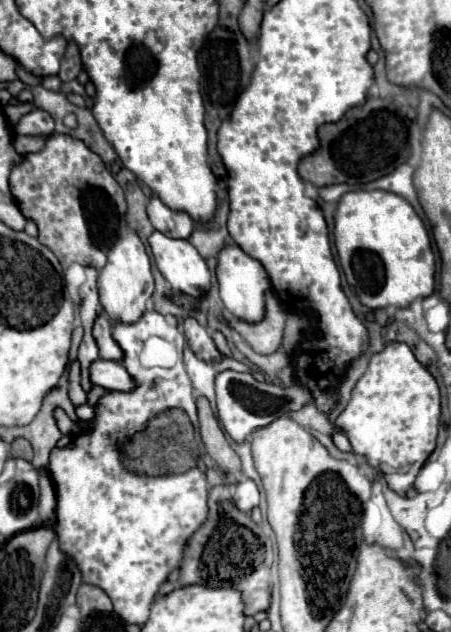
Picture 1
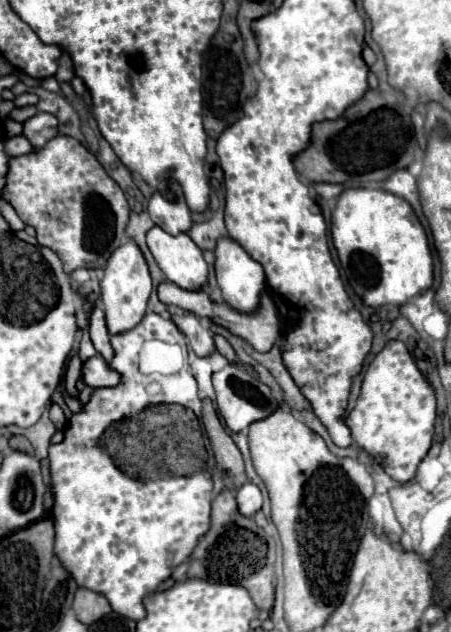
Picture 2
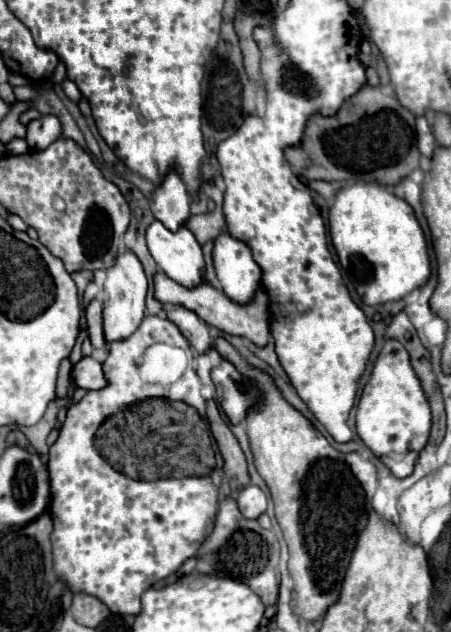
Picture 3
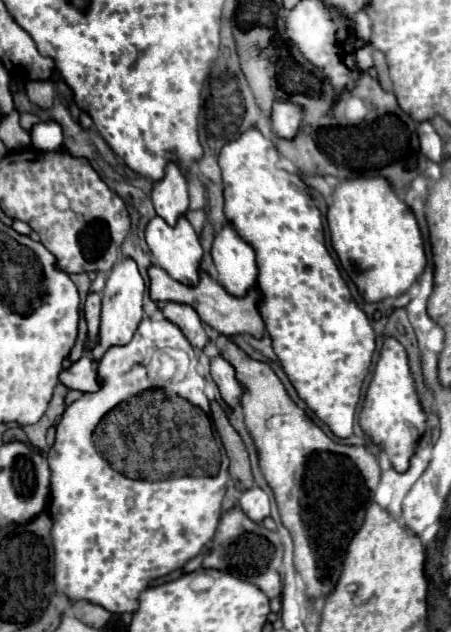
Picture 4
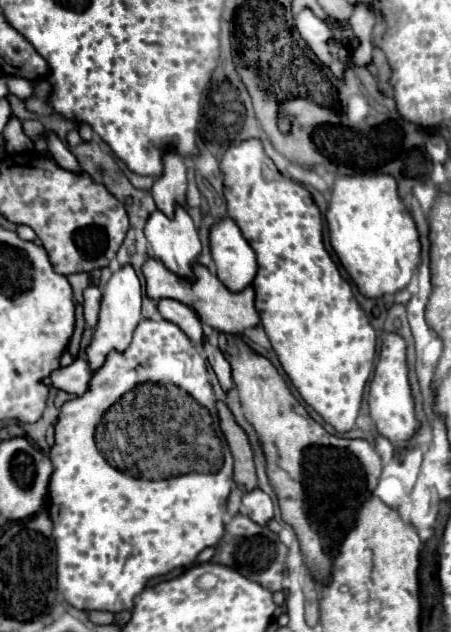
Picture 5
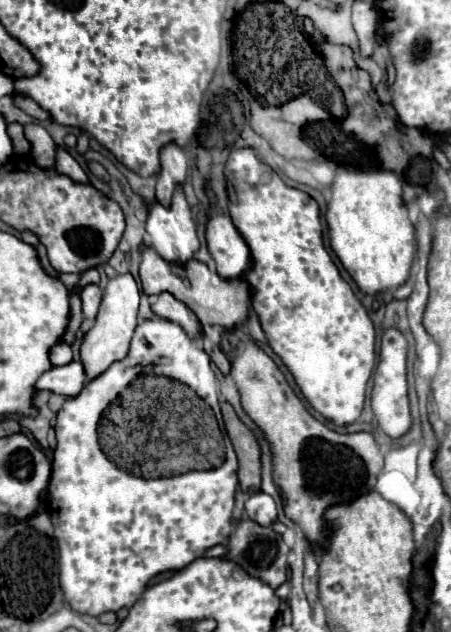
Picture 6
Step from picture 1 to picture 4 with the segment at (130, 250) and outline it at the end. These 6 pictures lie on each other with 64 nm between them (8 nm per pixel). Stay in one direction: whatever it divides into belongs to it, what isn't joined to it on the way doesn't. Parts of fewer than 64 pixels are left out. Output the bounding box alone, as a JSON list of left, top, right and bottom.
[92,258,144,360]

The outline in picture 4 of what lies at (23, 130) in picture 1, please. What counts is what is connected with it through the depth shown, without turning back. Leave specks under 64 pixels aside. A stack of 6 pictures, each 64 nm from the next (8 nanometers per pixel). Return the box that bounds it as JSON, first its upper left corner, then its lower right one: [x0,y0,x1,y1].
[30,120,62,152]

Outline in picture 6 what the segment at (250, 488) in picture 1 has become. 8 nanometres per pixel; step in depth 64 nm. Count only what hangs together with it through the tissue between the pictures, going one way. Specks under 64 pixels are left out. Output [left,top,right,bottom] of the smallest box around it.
[244,492,276,526]

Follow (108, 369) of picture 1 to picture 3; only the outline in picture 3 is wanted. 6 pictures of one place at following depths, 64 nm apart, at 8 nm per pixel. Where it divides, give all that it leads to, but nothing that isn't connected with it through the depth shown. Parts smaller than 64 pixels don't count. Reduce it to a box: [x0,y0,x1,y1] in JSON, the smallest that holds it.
[72,358,108,390]

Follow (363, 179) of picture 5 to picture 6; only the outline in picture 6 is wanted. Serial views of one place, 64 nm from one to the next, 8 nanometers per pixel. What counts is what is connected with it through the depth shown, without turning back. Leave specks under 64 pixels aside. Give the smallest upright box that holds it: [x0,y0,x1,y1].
[326,170,416,294]

